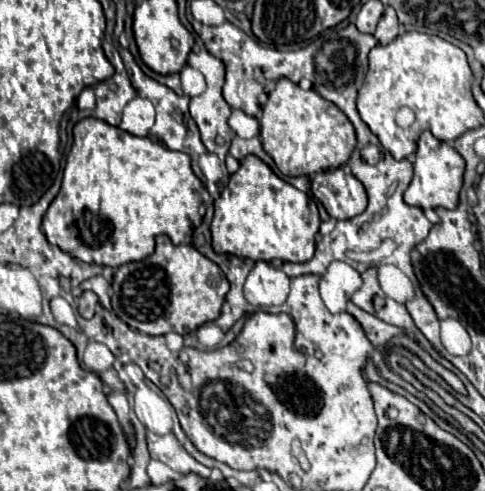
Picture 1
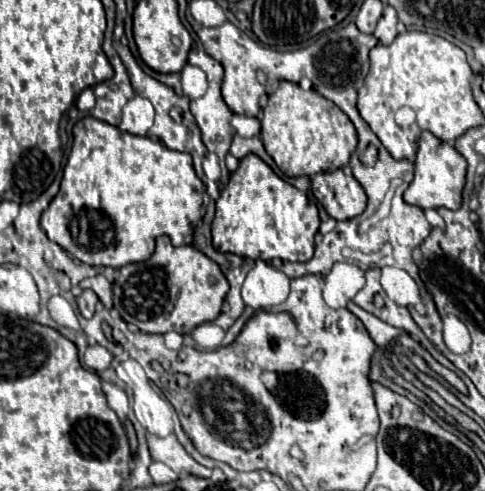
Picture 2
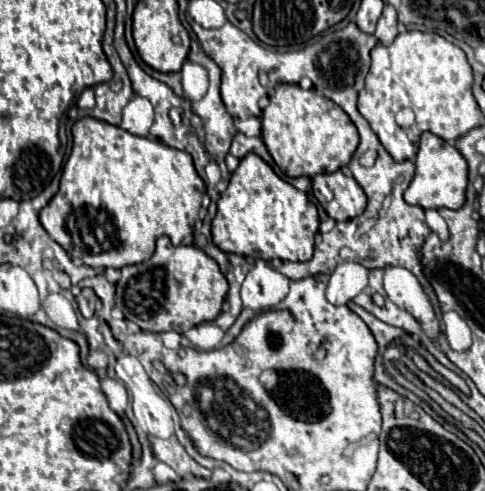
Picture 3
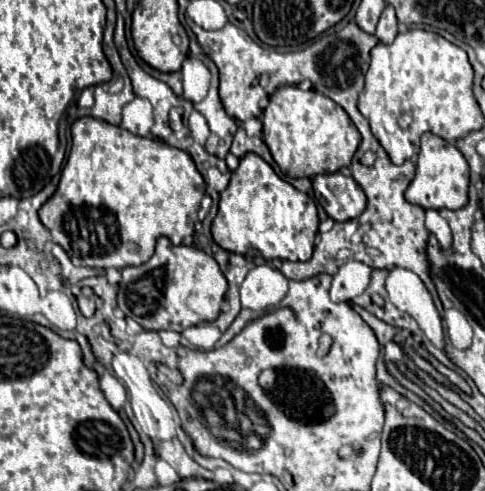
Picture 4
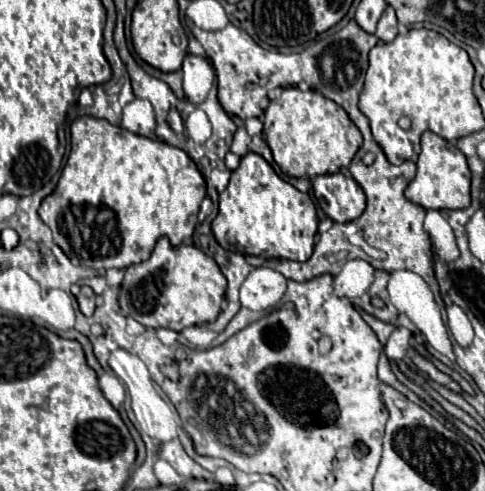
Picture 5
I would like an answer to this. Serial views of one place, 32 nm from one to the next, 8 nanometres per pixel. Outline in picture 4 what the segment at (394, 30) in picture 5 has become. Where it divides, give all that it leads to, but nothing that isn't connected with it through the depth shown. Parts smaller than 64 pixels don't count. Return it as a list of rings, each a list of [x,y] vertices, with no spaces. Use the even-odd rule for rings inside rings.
[[[386,6],[382,16],[380,16],[380,22],[376,26],[376,38],[384,44],[392,44],[394,38],[398,34],[398,20],[396,20],[396,12],[392,6]]]

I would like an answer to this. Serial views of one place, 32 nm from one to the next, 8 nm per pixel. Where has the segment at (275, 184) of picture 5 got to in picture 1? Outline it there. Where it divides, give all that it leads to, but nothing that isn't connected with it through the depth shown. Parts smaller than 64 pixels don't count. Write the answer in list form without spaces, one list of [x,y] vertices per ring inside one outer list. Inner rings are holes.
[[[246,156],[240,162],[236,174],[230,176],[228,186],[222,190],[220,198],[214,202],[212,218],[212,248],[216,254],[234,254],[250,260],[284,260],[284,262],[308,262],[314,256],[314,238],[319,232],[321,219],[316,203],[308,195],[282,178],[278,178],[258,156]]]

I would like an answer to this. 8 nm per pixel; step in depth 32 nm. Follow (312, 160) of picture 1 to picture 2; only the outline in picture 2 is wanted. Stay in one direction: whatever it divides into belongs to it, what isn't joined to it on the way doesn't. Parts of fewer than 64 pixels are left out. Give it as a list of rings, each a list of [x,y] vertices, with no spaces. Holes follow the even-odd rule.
[[[280,80],[270,92],[268,104],[262,110],[260,138],[266,152],[286,176],[312,176],[318,172],[338,170],[348,164],[358,138],[350,118],[316,90],[302,90],[288,80]]]

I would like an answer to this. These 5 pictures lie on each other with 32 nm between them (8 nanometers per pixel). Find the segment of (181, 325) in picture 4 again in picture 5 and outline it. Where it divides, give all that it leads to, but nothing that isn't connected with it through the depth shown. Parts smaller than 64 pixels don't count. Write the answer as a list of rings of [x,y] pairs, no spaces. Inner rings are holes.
[[[160,238],[156,242],[152,256],[146,262],[140,262],[140,264],[126,268],[124,282],[120,286],[118,302],[120,302],[120,310],[124,316],[138,320],[146,328],[152,328],[152,330],[170,328],[170,330],[180,332],[188,326],[214,322],[220,314],[224,292],[226,292],[226,278],[220,272],[214,258],[206,256],[202,250],[198,250],[194,245],[172,246],[168,238]]]

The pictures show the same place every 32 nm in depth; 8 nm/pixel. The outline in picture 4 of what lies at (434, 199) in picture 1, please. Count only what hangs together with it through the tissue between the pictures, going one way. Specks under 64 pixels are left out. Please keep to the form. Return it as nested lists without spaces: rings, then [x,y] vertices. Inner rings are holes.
[[[432,132],[422,134],[422,146],[416,162],[416,178],[410,182],[408,190],[404,192],[410,204],[418,204],[422,208],[450,208],[458,210],[468,202],[468,162],[462,152],[448,144],[446,140],[434,136]]]

